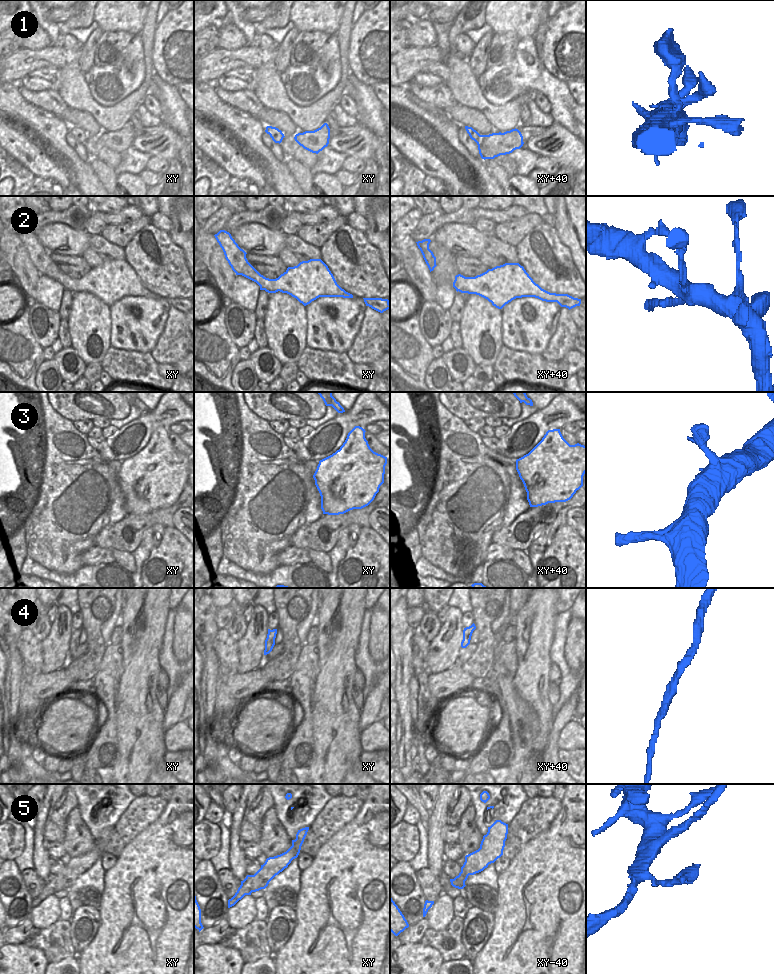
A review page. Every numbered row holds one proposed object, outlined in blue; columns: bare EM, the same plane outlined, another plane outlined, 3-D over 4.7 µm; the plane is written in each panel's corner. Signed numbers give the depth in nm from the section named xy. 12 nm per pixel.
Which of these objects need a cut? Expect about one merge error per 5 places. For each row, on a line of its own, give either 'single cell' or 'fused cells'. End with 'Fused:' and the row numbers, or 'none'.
1: single cell
2: single cell
3: single cell
4: single cell
5: single cell
Fused: none

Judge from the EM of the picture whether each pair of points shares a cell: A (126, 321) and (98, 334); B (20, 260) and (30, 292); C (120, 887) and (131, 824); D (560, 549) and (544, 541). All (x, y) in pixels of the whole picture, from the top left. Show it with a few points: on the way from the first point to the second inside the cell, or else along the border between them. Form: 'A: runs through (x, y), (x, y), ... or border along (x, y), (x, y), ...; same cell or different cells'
A: border along (108, 306), (111, 322), (111, 345); different cells
B: runs through (22, 268), (28, 284); same cell
C: border along (146, 828), (140, 831), (117, 857); different cells
D: border along (557, 530), (552, 542), (542, 552); different cells

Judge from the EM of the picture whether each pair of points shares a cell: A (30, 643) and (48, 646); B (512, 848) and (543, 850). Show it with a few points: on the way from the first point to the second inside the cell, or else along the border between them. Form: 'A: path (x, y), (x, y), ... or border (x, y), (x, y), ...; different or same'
A: border (40, 642), (41, 669); different
B: border (538, 834), (529, 839), (510, 860); different

